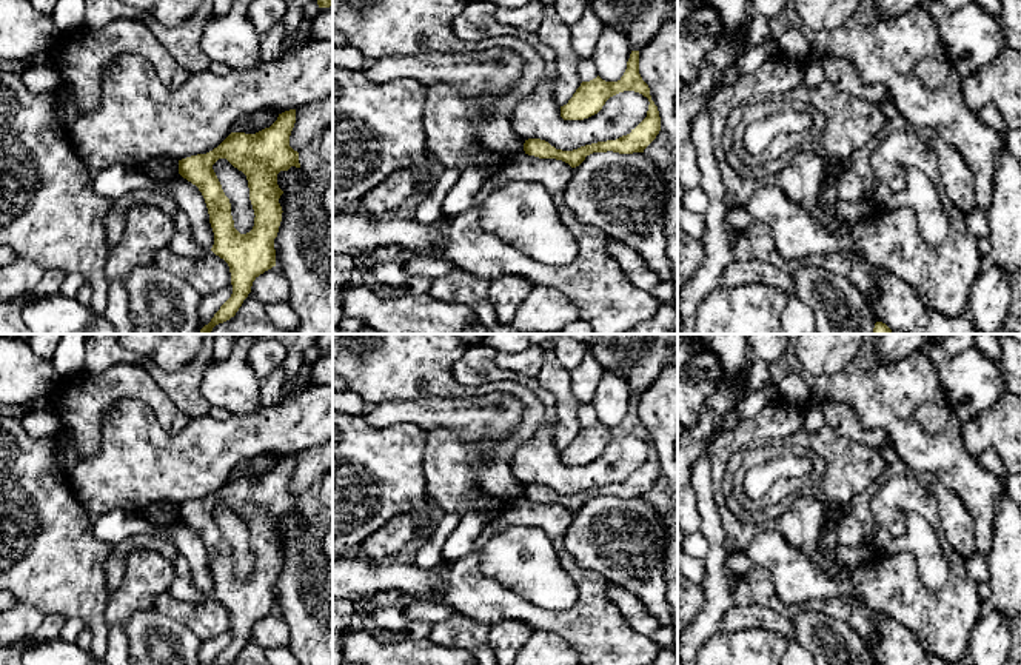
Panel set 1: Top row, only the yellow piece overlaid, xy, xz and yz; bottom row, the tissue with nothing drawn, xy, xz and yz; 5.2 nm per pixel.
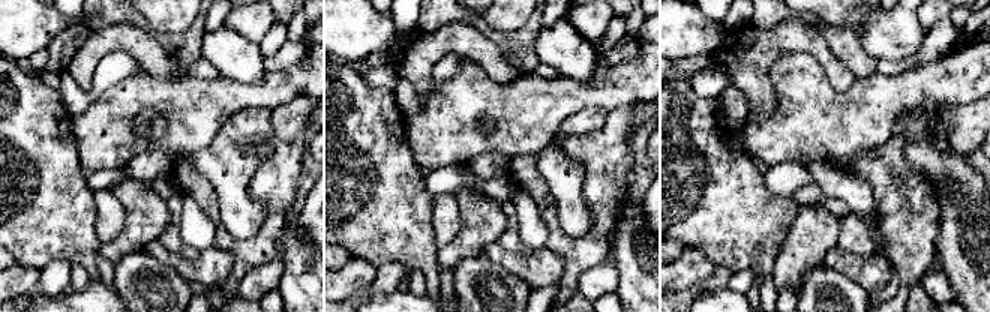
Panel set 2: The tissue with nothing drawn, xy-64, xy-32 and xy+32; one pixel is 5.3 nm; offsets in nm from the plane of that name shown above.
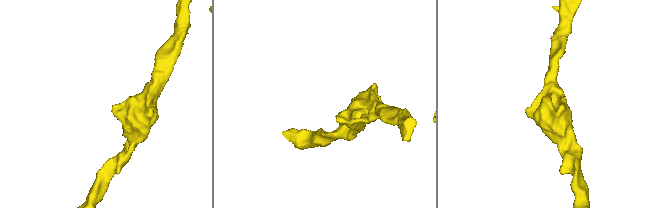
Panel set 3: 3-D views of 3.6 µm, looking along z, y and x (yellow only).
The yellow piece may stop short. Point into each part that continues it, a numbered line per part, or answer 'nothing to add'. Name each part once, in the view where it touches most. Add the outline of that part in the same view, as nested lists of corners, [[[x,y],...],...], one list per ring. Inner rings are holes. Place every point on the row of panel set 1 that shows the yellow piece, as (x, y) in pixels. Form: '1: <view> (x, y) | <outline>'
nothing to add

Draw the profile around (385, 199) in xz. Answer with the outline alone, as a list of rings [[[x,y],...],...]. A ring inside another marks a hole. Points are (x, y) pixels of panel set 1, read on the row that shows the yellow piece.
[[[414,171],[393,172],[373,191],[368,191],[359,200],[356,209],[376,220],[391,217],[417,186],[419,179]]]

